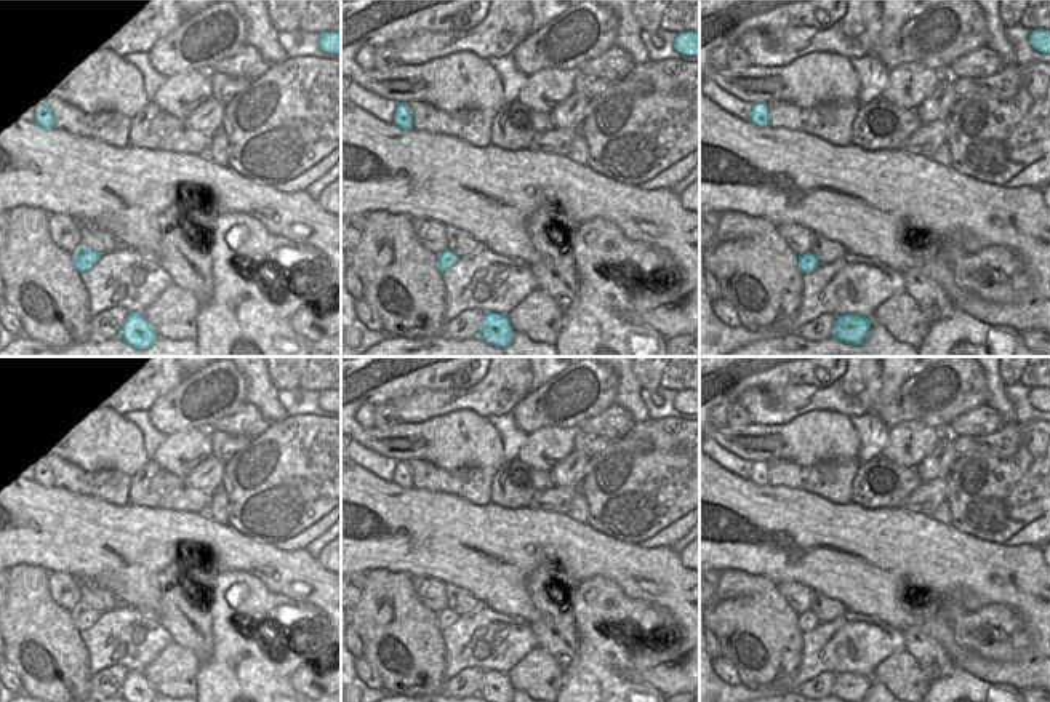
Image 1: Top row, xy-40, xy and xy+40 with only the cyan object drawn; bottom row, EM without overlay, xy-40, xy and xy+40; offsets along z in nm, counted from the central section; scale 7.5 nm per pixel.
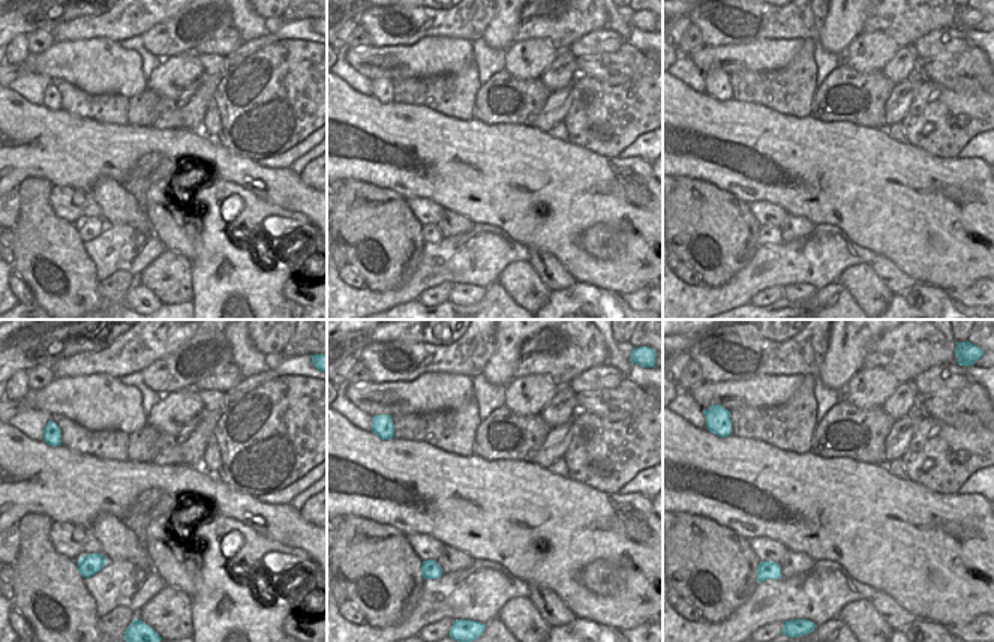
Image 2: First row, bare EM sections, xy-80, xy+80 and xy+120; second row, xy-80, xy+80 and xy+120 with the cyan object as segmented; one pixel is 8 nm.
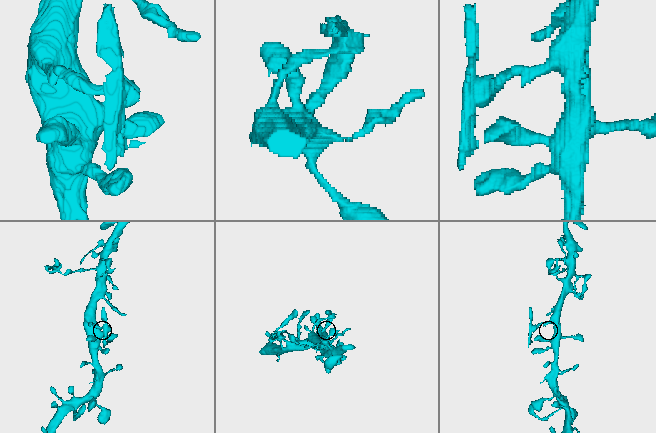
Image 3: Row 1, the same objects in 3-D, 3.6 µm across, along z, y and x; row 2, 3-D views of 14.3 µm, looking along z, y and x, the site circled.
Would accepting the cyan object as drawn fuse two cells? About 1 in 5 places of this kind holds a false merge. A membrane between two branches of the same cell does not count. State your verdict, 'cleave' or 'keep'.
keep

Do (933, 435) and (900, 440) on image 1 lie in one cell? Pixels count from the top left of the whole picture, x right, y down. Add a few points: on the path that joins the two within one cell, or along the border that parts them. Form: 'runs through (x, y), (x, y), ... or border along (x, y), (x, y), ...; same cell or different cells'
runs through (925, 435), (908, 437); same cell

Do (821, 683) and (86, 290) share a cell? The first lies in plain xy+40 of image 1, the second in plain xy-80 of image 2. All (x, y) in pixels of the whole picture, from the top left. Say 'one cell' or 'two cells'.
two cells

